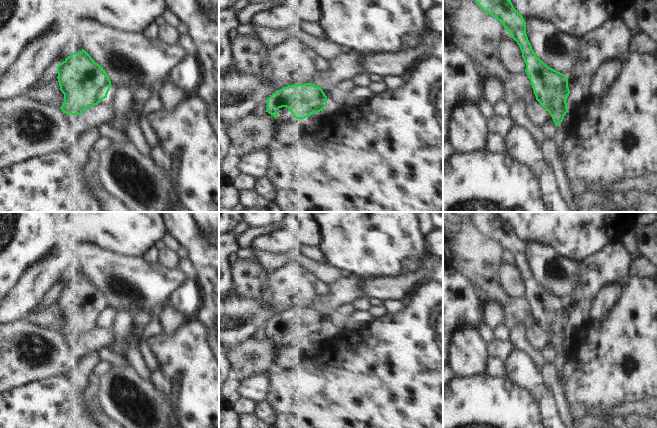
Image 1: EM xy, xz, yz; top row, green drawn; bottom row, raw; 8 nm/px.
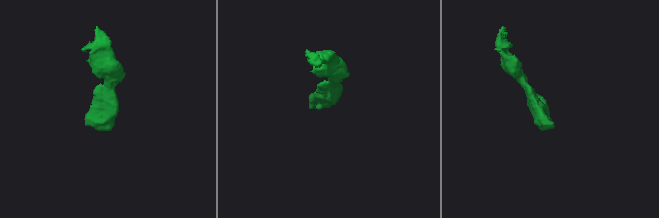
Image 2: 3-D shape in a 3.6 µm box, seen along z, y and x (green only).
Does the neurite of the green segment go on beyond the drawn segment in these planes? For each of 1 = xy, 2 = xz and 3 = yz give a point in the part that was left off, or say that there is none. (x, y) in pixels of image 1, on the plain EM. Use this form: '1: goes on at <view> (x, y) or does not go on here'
1: does not go on here
2: goes on at xz (284, 338)
3: does not go on here

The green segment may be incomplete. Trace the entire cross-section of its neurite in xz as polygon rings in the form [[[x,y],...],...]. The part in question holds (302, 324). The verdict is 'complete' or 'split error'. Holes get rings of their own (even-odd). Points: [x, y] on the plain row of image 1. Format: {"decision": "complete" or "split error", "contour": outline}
{"decision": "split error", "contour": [[[306,307],[288,309],[276,315],[266,324],[265,334],[282,347],[292,342],[305,343],[326,330],[327,320],[321,311]]]}

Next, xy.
{"decision": "complete", "contour": [[[84,274],[72,277],[57,290],[58,306],[64,318],[63,337],[81,339],[107,322],[111,305],[106,295]]]}

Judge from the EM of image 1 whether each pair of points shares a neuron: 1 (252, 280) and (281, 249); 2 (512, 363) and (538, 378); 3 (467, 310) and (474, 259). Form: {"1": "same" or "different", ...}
{"1": "different", "2": "same", "3": "different"}

